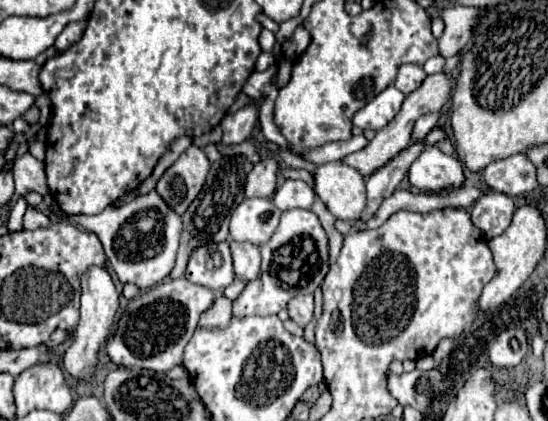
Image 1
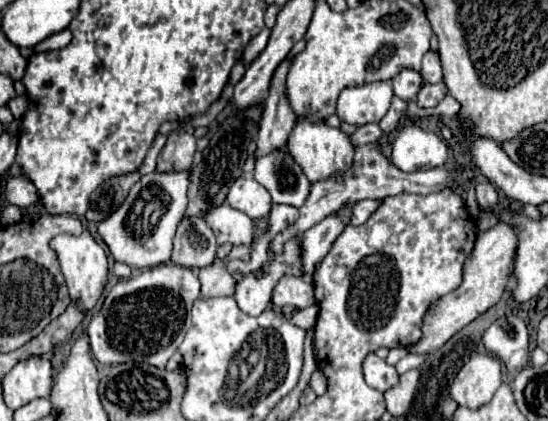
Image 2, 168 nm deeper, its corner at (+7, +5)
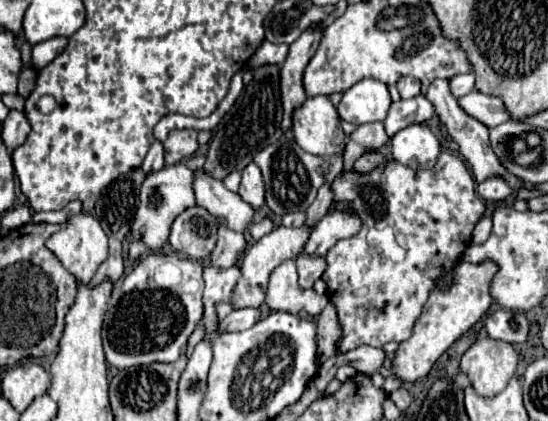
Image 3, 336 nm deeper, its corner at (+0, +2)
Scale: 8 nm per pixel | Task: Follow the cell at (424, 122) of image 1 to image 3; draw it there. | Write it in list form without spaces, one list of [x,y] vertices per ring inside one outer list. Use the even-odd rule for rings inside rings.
[[[460,73],[456,77],[450,77],[450,91],[458,99],[460,95],[466,95],[474,89],[474,75],[472,73]]]

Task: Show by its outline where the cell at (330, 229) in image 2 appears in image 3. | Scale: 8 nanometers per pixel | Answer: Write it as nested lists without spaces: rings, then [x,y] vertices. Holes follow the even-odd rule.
[[[302,253],[296,259],[296,267],[298,267],[300,285],[302,287],[312,287],[314,281],[322,277],[322,273],[326,269],[326,261],[324,261],[324,257],[312,257],[308,253]]]

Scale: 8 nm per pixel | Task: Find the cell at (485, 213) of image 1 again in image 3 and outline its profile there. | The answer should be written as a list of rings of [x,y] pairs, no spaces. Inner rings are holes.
[[[500,177],[486,179],[484,183],[480,183],[476,187],[476,191],[486,201],[504,201],[512,193],[512,189],[508,187],[508,183],[504,179],[500,179]]]

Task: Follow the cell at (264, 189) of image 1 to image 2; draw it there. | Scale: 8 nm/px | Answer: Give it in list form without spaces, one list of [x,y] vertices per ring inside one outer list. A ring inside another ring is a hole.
[[[285,58],[273,72],[269,94],[265,98],[265,114],[261,118],[261,130],[257,136],[257,156],[269,154],[277,146],[285,146],[289,130],[293,130],[295,112],[287,100],[285,78],[291,66],[291,58]]]

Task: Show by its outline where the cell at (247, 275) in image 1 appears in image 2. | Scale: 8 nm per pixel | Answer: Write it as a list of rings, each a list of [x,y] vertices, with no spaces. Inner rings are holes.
[[[225,200],[221,206],[215,206],[211,210],[205,212],[205,220],[211,226],[211,230],[217,236],[217,242],[233,242],[237,244],[251,244],[253,242],[253,220],[235,210],[233,206],[229,206],[229,202]]]

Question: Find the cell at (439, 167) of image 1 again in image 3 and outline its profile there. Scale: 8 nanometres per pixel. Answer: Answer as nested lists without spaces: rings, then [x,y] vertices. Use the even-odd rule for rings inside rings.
[[[410,125],[392,137],[392,159],[410,169],[432,169],[442,145],[428,125]]]

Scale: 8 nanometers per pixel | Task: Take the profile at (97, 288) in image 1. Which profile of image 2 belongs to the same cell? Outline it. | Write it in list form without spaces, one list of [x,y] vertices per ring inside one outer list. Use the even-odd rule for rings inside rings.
[[[83,230],[81,234],[73,236],[73,234],[59,234],[51,240],[51,248],[55,250],[59,264],[61,264],[61,272],[65,276],[69,294],[73,300],[79,300],[79,308],[83,310],[91,310],[97,306],[105,282],[107,282],[107,254],[103,250],[103,246],[99,246],[99,242],[91,236],[89,230]]]

